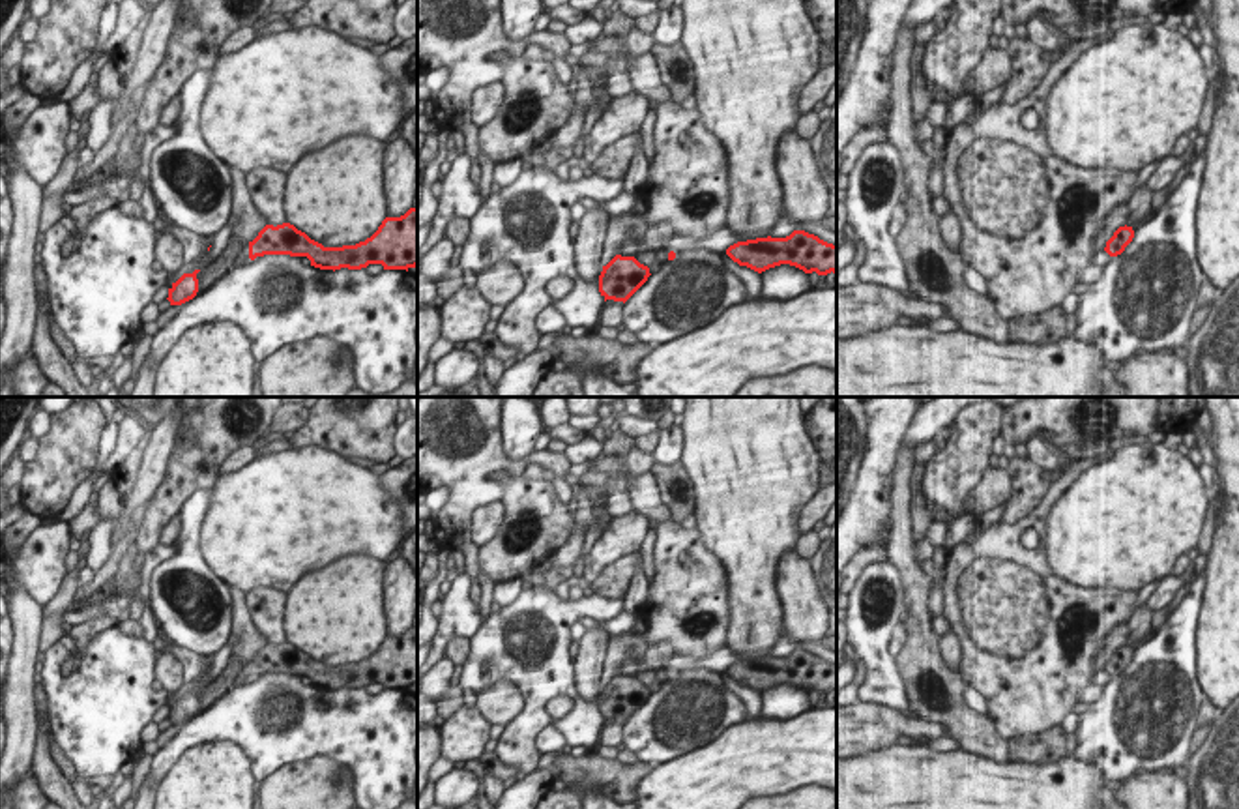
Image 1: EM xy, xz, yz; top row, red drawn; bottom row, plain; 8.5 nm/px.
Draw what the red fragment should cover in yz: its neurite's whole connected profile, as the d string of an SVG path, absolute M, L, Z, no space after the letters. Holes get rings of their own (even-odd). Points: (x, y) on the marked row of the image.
M1119 227L1114 236L1106 242L1106 247L1104 251L1110 255L1110 257L1117 257L1125 251L1125 247L1132 242L1134 238L1134 230L1132 227Z

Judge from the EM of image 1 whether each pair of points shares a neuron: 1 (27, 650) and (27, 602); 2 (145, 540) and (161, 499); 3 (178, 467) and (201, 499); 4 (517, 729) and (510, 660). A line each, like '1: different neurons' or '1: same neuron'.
1: same neuron
2: same neuron
3: different neurons
4: same neuron

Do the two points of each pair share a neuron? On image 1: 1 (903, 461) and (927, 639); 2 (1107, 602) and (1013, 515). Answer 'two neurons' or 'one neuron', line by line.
1: one neuron
2: two neurons

